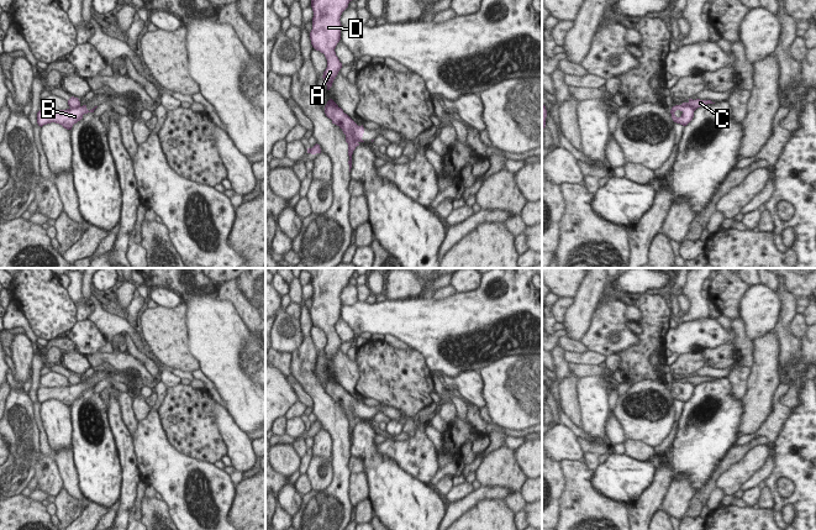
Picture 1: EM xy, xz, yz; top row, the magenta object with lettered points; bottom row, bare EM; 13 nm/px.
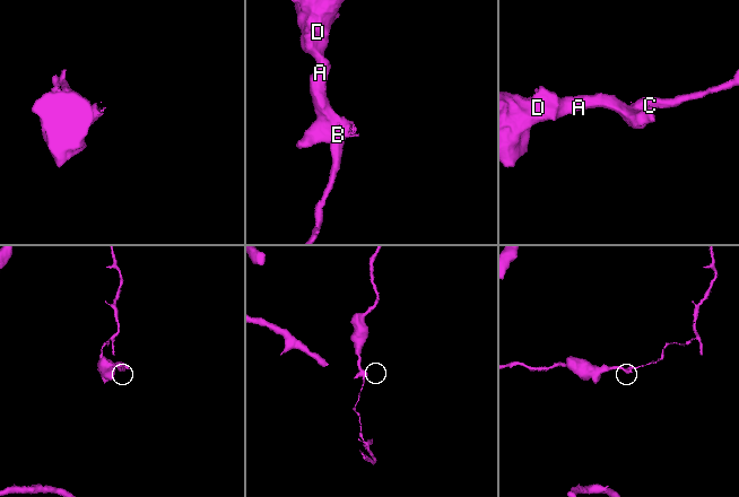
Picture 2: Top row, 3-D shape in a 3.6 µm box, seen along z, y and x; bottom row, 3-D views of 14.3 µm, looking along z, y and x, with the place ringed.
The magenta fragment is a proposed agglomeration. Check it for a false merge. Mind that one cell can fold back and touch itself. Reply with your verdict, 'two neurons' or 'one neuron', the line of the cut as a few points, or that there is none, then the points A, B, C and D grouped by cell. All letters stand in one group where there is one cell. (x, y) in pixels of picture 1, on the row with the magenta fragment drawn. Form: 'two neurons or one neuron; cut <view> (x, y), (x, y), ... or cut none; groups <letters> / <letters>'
two neurons; cut xz (351, 129), (354, 131), (353, 138), (357, 142); groups A B D / C

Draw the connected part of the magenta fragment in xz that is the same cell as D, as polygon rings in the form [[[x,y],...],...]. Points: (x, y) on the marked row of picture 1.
[[[311,0],[314,17],[310,40],[312,47],[323,53],[327,59],[327,68],[322,75],[327,90],[330,90],[342,68],[342,63],[336,56],[335,48],[341,40],[341,15],[351,1],[352,0]]]

